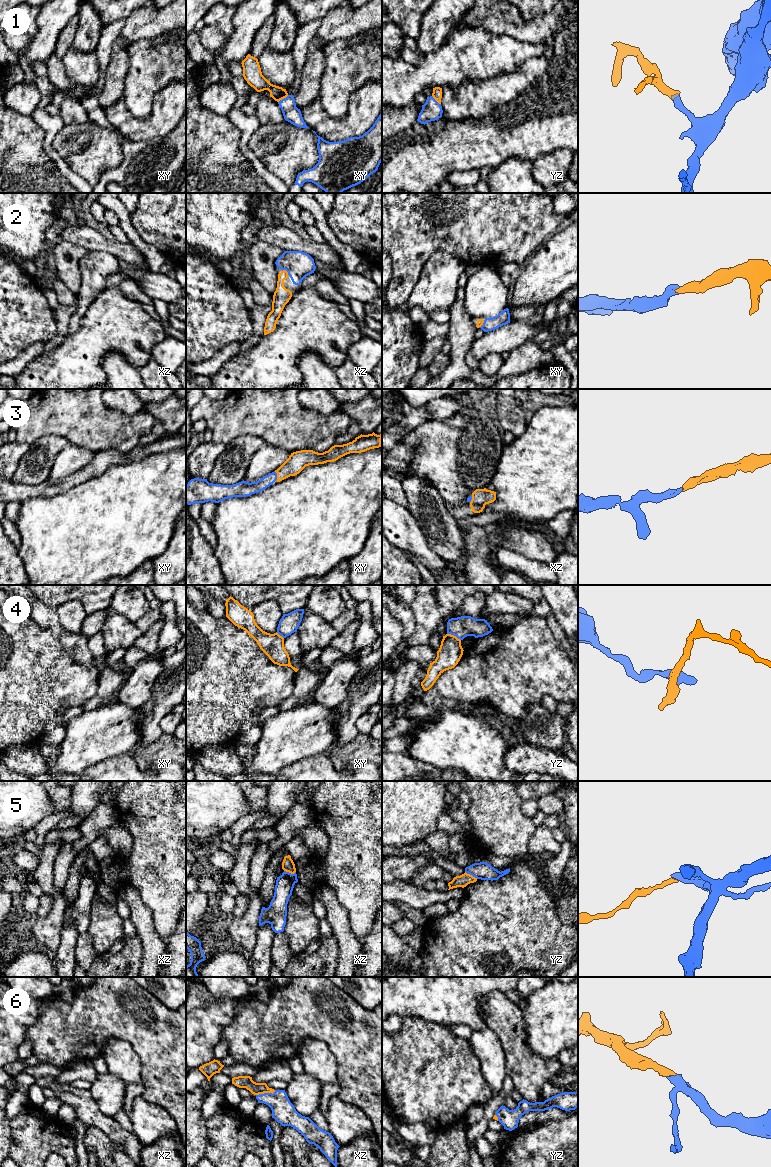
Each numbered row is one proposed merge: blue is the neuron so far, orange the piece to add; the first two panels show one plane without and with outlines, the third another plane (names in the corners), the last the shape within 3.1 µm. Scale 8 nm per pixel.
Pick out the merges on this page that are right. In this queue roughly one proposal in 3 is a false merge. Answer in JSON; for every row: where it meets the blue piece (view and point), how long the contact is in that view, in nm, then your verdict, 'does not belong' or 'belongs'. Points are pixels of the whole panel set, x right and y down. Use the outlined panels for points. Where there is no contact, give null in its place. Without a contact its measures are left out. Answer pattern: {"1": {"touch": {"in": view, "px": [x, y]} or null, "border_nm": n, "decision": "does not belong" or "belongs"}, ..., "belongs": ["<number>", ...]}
{"1": {"touch": {"in": "xy", "px": [284, 98]}, "border_nm": 110, "decision": "belongs"}, "2": {"touch": {"in": "xz", "px": [287, 271]}, "border_nm": 80, "decision": "belongs"}, "3": {"touch": {"in": "xy", "px": [276, 475]}, "border_nm": 70, "decision": "belongs"}, "4": {"touch": {"in": "yz", "px": [454, 635]}, "border_nm": 130, "decision": "does not belong"}, "5": {"touch": {"in": "yz", "px": [471, 874]}, "border_nm": 120, "decision": "does not belong"}, "6": {"touch": {"in": "xz", "px": [265, 1093]}, "border_nm": 170, "decision": "belongs"}, "belongs": ["1", "2", "3", "6"]}

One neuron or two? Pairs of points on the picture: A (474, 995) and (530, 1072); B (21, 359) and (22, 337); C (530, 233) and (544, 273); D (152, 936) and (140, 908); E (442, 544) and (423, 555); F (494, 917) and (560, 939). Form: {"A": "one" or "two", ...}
{"A": "two", "B": "two", "C": "two", "D": "one", "E": "two", "F": "one"}

